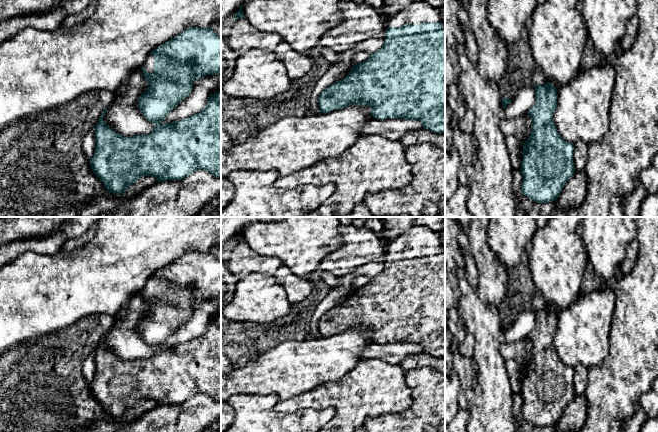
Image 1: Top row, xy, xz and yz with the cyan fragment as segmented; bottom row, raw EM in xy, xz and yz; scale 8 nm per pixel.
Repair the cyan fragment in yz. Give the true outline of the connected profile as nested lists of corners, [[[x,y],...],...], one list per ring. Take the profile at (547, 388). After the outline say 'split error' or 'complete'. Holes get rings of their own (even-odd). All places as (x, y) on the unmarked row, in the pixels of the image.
[[[547,306],[545,309],[535,309],[535,328],[527,338],[532,343],[532,356],[523,367],[523,384],[521,396],[523,405],[522,418],[538,427],[556,425],[565,407],[575,396],[573,387],[574,368],[565,365],[558,357],[553,339],[557,331],[557,312]]] | complete

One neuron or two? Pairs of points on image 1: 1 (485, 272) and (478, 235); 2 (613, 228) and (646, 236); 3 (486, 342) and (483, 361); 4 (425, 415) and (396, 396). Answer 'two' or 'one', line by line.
1: one
2: two
3: one
4: two

